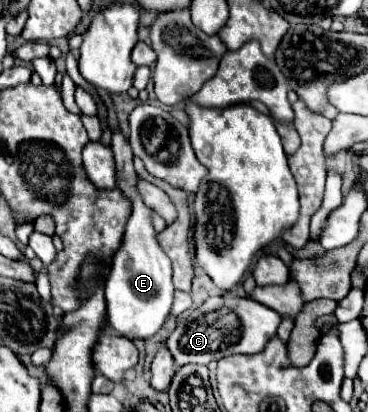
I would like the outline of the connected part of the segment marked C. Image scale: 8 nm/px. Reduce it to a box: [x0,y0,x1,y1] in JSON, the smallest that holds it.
[167,298,281,364]

